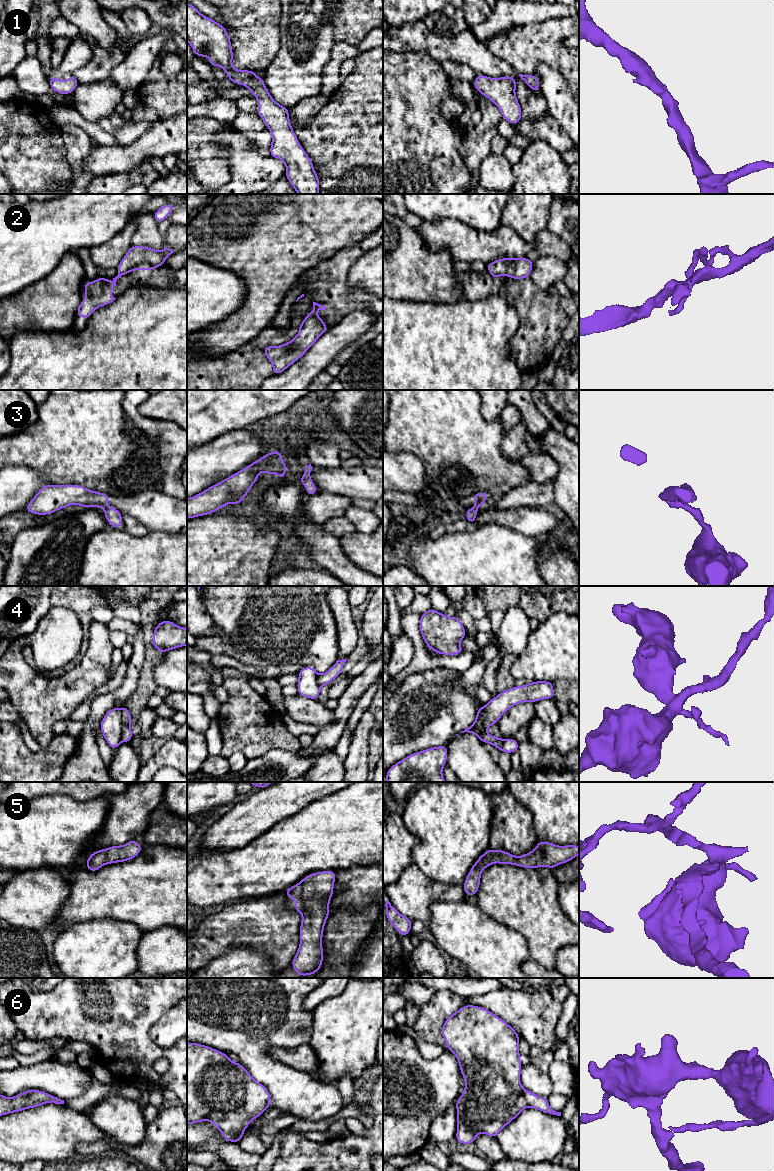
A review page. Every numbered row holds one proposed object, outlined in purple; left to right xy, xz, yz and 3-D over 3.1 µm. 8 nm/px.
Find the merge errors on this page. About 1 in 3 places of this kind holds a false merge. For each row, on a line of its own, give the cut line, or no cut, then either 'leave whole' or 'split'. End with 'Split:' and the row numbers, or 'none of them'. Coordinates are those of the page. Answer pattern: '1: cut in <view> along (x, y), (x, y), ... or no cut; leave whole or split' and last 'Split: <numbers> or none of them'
1: no cut; leave whole
2: cut in xy along (118, 273), (121, 275); split
3: cut in yz along (475, 506), (478, 508); split
4: cut in xy along (122, 708), (122, 734), (120, 741); split
5: no cut; leave whole
6: no cut; leave whole
Split: 2, 3, 4

